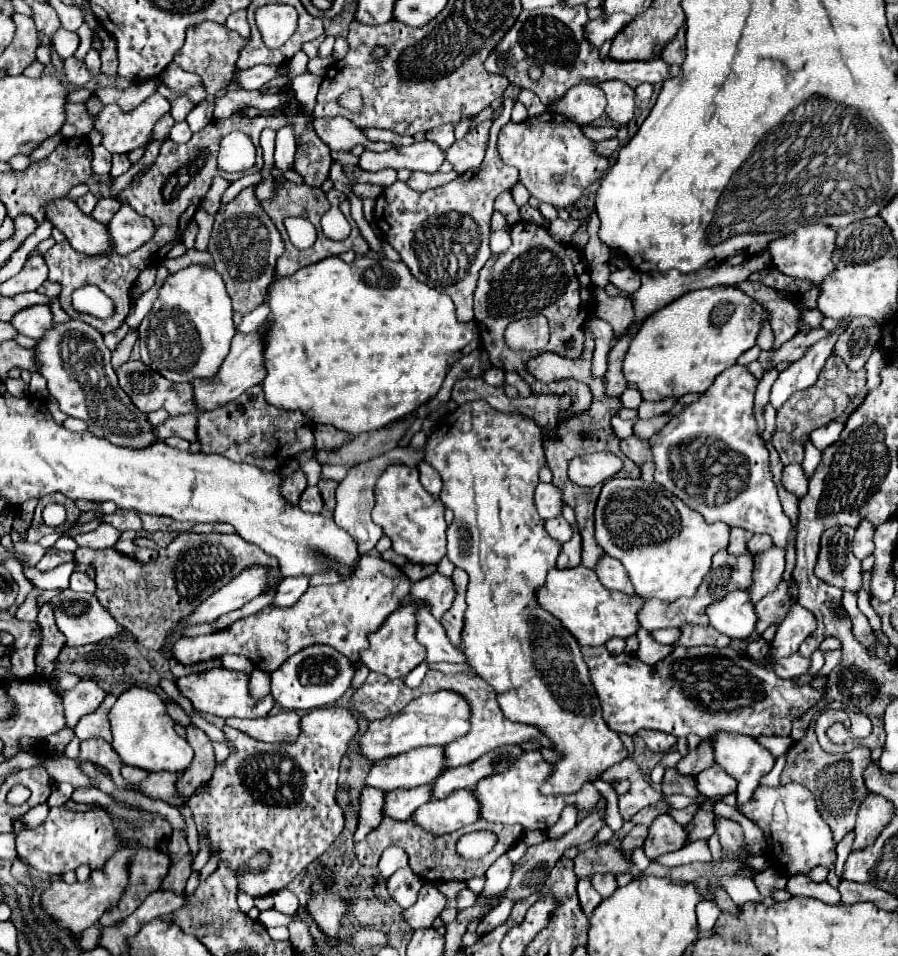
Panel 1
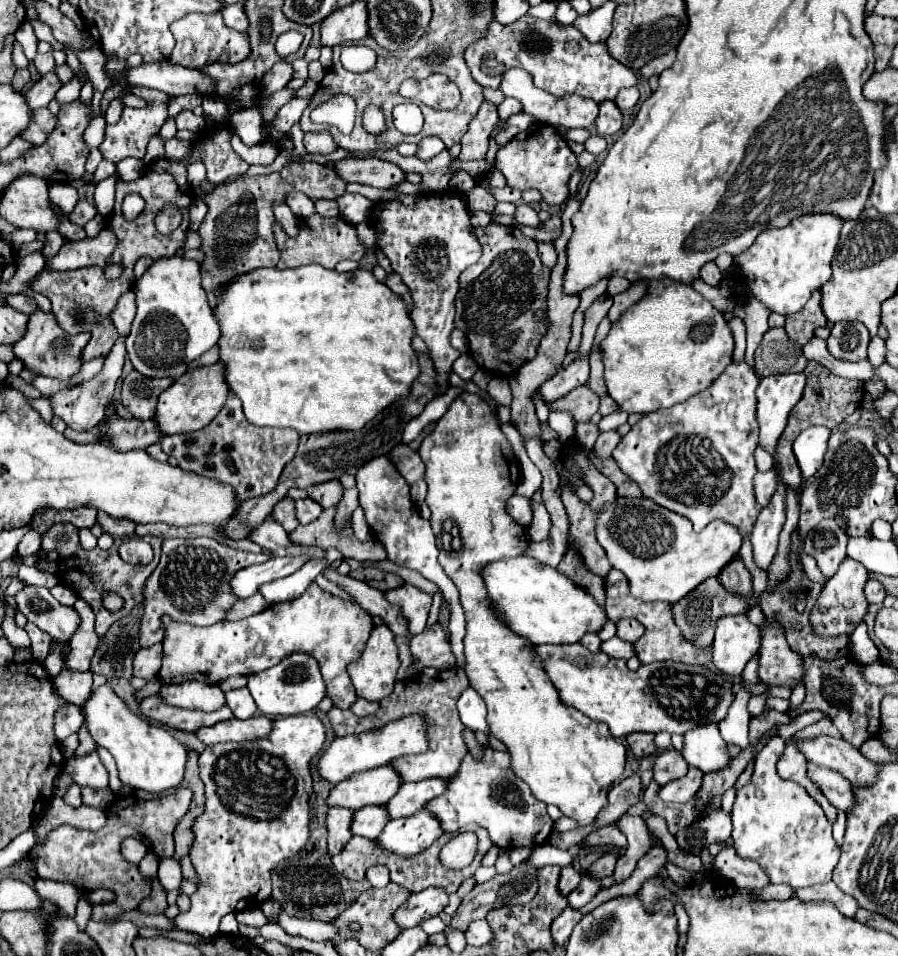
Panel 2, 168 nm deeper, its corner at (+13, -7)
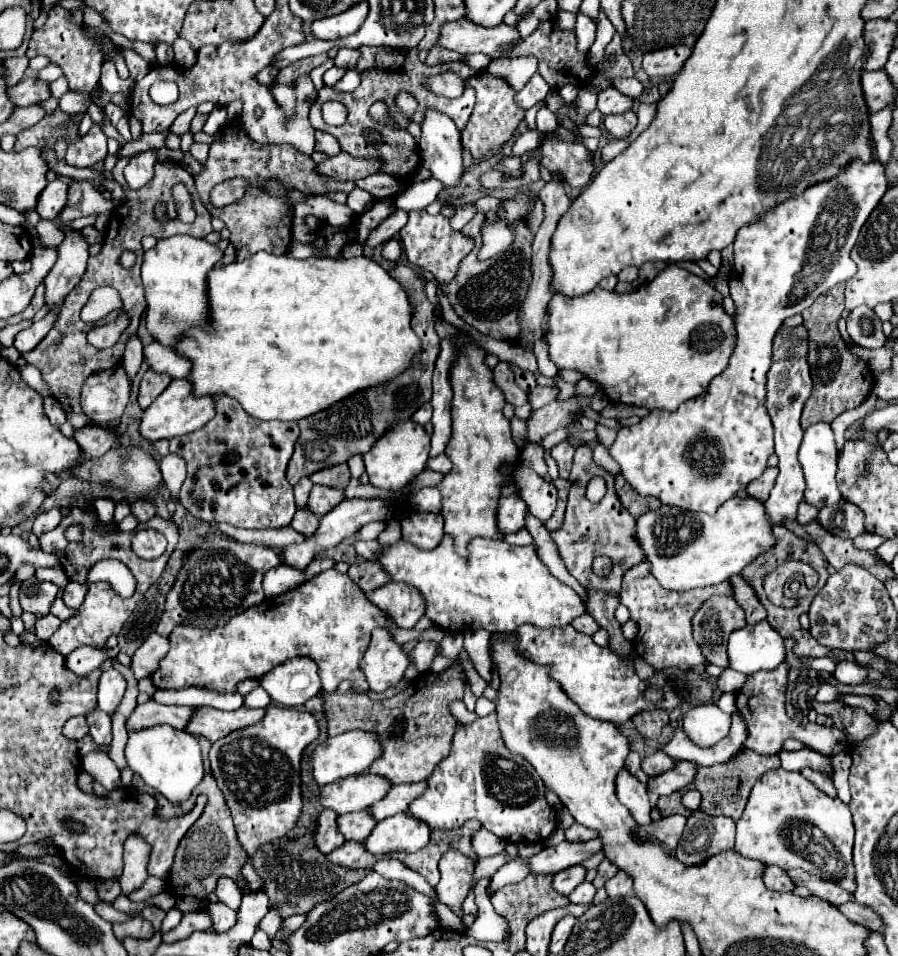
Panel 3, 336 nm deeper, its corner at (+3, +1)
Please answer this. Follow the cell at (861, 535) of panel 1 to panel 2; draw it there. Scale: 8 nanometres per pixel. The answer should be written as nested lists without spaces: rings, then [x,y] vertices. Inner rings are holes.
[[[846,558],[840,564],[840,570],[824,586],[824,590],[816,602],[816,608],[812,608],[810,622],[812,622],[816,634],[834,636],[834,634],[852,634],[854,632],[856,624],[864,618],[866,608],[868,608],[868,602],[864,598],[866,580],[868,580],[868,570],[860,562]]]

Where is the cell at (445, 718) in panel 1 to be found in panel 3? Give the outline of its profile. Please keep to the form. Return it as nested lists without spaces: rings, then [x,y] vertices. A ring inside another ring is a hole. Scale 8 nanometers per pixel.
[[[352,730],[352,732],[344,732],[340,736],[328,738],[326,742],[318,744],[314,754],[312,754],[312,776],[314,782],[318,782],[320,786],[360,774],[364,770],[370,768],[370,764],[380,756],[380,742],[376,740],[374,732],[364,732],[364,730]]]

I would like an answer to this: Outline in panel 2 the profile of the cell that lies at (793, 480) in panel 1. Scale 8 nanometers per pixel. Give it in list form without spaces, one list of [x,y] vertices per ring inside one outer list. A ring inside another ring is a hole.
[[[768,470],[768,472],[758,472],[754,476],[754,492],[756,492],[756,502],[760,508],[764,508],[770,498],[774,496],[774,490],[778,488],[778,480],[776,480],[776,472]]]

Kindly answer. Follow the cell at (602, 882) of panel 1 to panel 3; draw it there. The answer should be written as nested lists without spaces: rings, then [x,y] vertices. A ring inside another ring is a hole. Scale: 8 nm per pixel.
[[[582,882],[580,886],[576,886],[576,890],[572,890],[572,894],[568,894],[568,900],[572,904],[590,904],[594,894],[596,894],[596,888],[592,886],[592,882]]]

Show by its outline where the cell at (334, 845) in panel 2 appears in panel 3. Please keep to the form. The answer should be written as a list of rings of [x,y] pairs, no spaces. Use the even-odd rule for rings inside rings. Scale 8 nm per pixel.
[[[322,810],[316,818],[316,834],[314,834],[314,842],[316,848],[324,854],[330,854],[332,850],[336,850],[338,846],[342,846],[346,840],[344,836],[338,832],[336,828],[336,814],[332,810]]]

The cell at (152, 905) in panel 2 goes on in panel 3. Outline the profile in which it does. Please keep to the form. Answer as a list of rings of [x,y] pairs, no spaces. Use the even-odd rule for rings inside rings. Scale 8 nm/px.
[[[148,906],[148,908],[144,908],[144,912],[142,912],[140,916],[142,916],[144,920],[152,922],[152,928],[154,928],[154,932],[158,932],[158,930],[160,930],[160,924],[162,924],[162,920],[164,920],[164,916],[166,916],[166,912],[162,912],[160,908]]]

